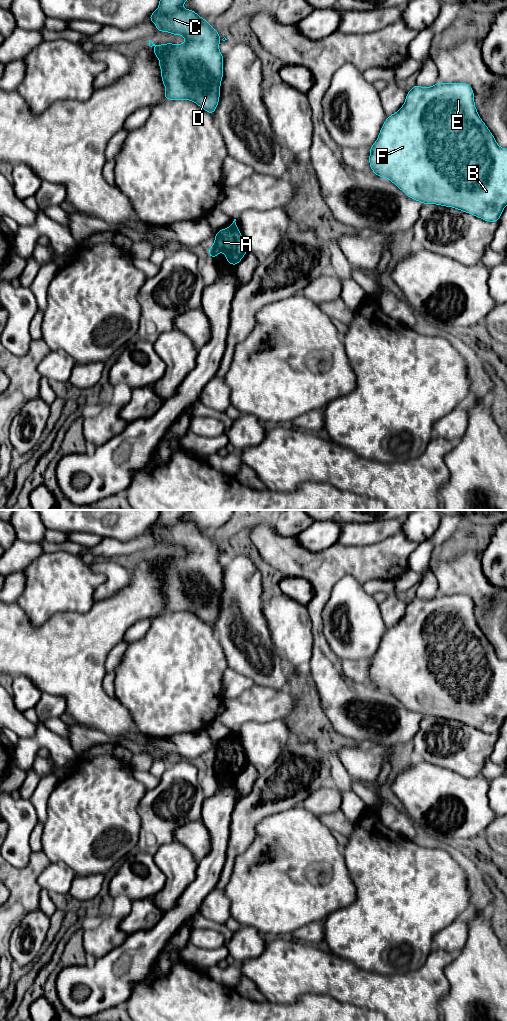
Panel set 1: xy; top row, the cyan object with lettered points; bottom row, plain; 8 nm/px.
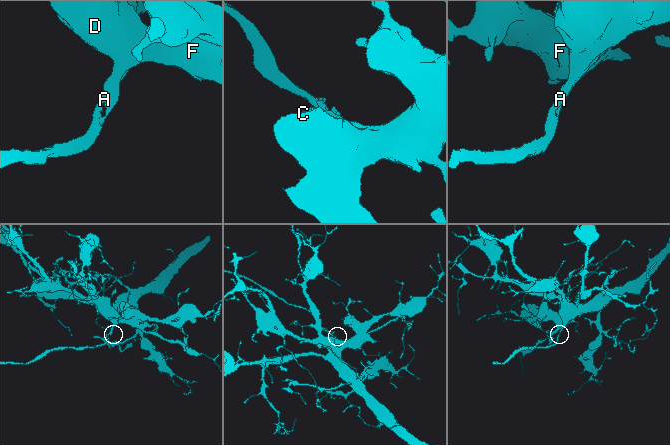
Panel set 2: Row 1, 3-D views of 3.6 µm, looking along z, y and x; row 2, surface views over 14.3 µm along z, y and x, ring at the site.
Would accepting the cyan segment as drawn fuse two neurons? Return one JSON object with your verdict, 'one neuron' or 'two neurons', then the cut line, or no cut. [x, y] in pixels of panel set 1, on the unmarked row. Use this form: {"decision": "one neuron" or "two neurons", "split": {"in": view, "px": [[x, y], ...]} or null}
{"decision": "one neuron", "split": null}

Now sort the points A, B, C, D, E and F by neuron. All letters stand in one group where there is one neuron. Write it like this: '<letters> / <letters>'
A B C D E F

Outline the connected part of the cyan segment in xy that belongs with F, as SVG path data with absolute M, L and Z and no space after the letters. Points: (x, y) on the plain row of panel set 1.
M442 595L424 600L414 597L407 604L405 615L393 627L388 628L382 637L377 653L369 660L369 676L372 683L378 689L387 690L402 702L409 710L425 716L437 716L456 720L472 726L488 734L498 734L505 718L507 717L507 661L501 660L486 636L480 630L474 615L474 604L467 595Z

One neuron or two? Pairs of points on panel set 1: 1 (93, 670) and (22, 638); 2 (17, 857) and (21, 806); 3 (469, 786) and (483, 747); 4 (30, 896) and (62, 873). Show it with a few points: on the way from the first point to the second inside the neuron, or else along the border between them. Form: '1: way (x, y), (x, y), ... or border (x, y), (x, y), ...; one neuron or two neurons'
1: way (75, 668), (64, 657), (40, 653); one neuron
2: way (17, 844), (20, 819); one neuron
3: border (450, 769), (467, 777), (479, 775); two neurons
4: border (48, 865), (38, 876), (38, 885), (41, 888); two neurons

